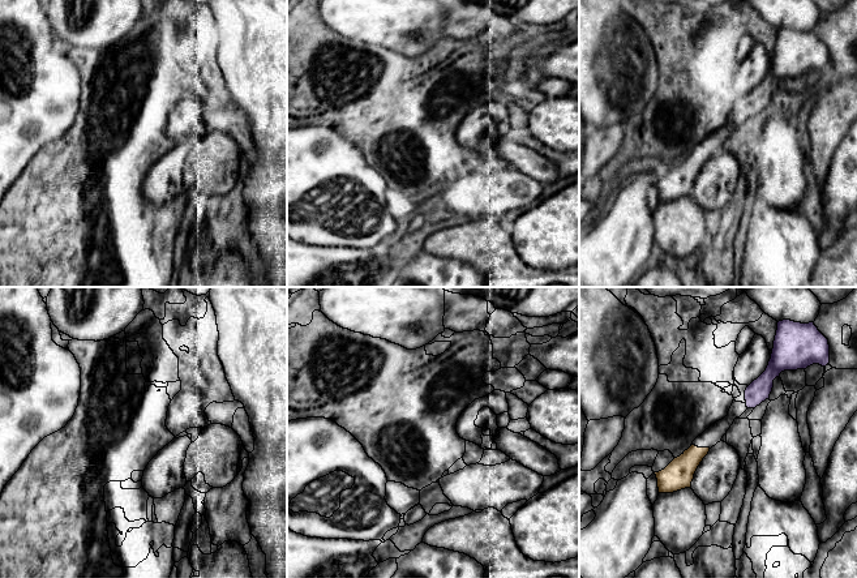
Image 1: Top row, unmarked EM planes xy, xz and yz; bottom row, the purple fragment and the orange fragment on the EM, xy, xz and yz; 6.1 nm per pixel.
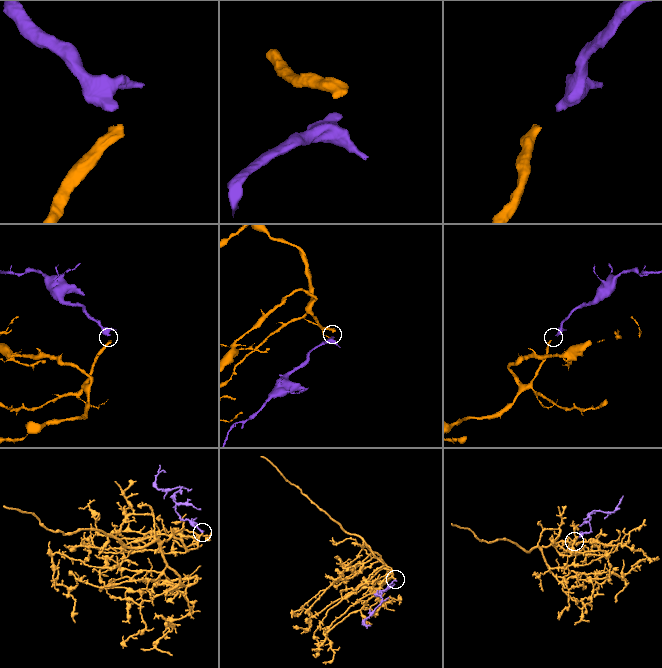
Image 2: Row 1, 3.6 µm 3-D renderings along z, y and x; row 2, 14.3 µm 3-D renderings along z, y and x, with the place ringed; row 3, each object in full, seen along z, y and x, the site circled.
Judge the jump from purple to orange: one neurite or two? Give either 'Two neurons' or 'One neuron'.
One neuron

